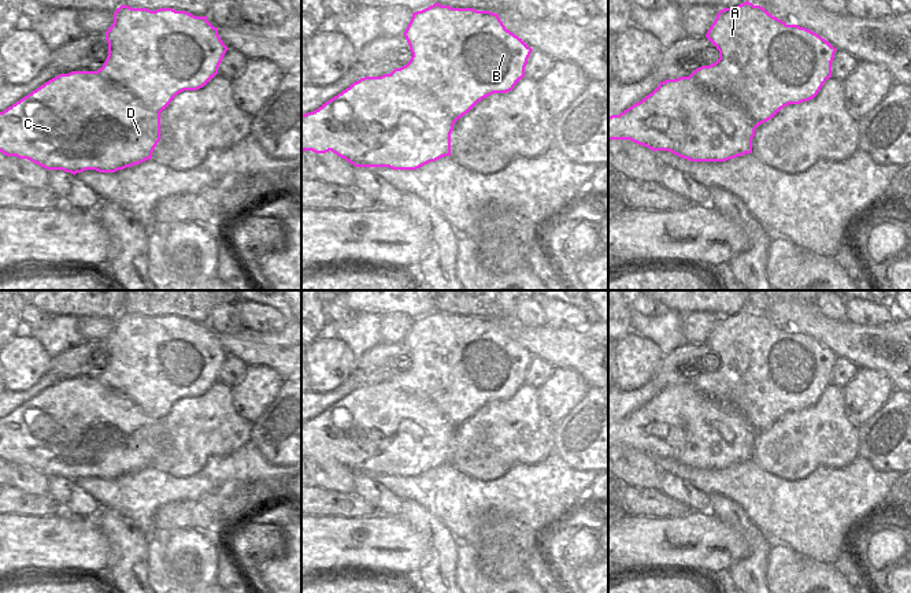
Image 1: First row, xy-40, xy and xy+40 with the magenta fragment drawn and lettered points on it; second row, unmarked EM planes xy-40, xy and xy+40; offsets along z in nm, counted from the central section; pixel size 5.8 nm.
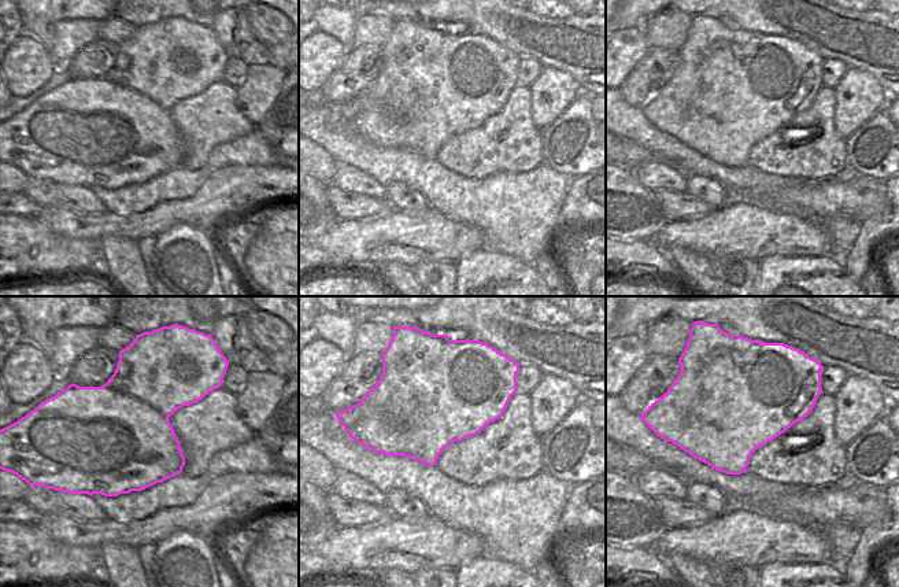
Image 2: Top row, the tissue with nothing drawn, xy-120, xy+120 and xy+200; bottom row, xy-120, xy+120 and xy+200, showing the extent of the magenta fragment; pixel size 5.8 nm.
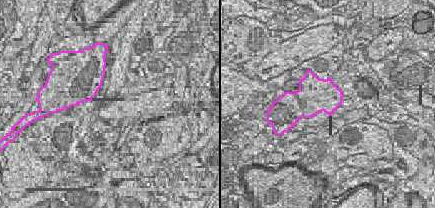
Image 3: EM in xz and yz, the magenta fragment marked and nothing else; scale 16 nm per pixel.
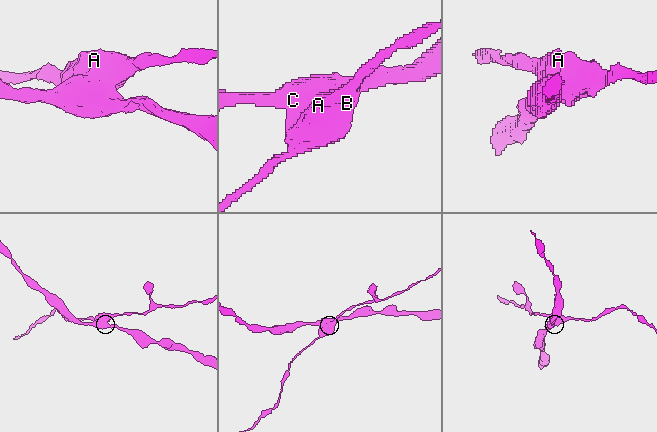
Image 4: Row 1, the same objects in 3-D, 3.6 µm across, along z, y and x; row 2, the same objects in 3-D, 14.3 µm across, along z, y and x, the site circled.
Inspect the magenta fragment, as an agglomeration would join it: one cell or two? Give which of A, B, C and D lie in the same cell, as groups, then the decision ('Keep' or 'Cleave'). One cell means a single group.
Groups: A B / C D. Cleave

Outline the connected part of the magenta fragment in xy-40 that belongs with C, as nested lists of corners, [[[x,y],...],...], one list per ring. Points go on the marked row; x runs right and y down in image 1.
[[[71,71],[49,79],[0,112],[0,152],[27,159],[47,170],[77,174],[85,170],[115,173],[152,159],[160,141],[160,112],[151,112],[136,96],[104,79],[97,71]]]

